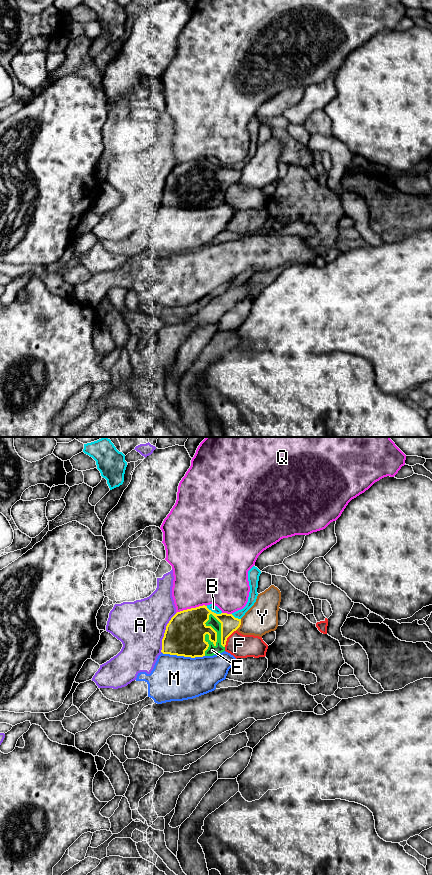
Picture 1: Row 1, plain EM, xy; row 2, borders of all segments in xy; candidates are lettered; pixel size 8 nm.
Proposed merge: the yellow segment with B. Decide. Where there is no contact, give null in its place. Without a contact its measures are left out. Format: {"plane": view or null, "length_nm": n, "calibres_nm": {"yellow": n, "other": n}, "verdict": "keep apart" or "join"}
{"plane": "xy", "length_nm": 140, "calibres_nm": {"yellow": 300, "other": 60}, "verdict": "keep apart"}

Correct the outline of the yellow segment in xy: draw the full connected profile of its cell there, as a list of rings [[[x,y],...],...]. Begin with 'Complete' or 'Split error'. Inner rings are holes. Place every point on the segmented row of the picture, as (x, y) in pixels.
Split error. [[[205,605],[177,612],[166,626],[161,652],[191,658],[222,653],[225,651],[227,638],[240,625],[241,619],[235,618],[232,614],[216,614]]]

